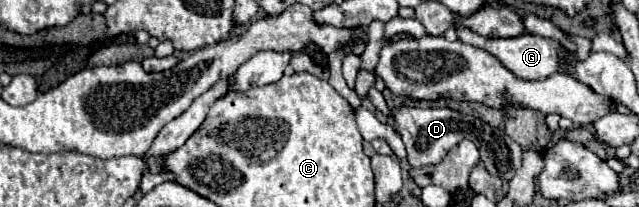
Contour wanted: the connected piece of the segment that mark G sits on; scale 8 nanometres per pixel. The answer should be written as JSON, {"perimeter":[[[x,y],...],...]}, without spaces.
{"perimeter":[[[455,23],[455,29],[457,29],[457,37],[463,43],[469,43],[473,47],[481,45],[485,51],[495,55],[503,63],[503,67],[507,67],[515,77],[519,77],[523,81],[547,79],[549,75],[559,71],[559,47],[561,45],[553,39],[545,39],[545,37],[539,37],[539,35],[519,35],[519,37],[513,37],[513,39],[489,39],[489,37],[481,37],[481,35],[465,29],[465,27],[459,27],[457,23]]]}

